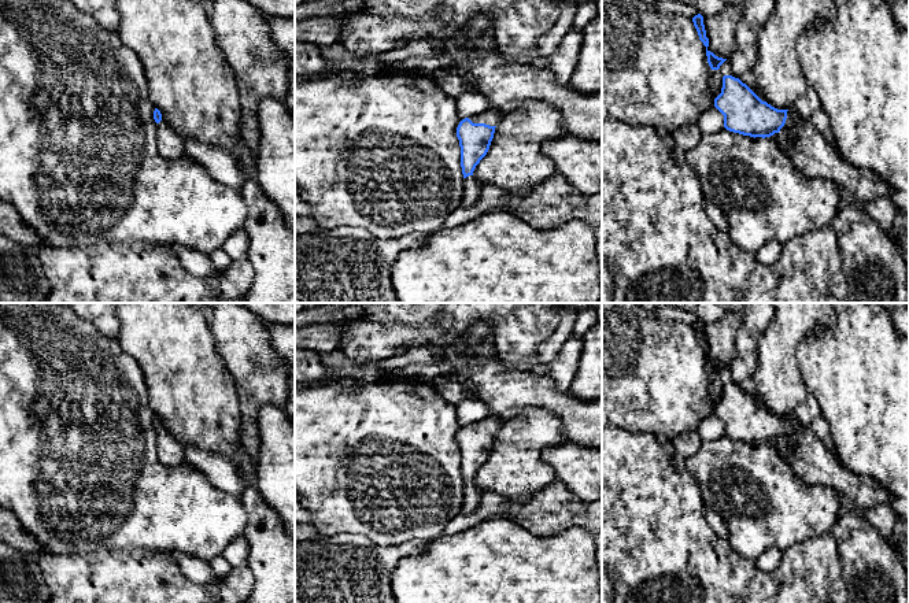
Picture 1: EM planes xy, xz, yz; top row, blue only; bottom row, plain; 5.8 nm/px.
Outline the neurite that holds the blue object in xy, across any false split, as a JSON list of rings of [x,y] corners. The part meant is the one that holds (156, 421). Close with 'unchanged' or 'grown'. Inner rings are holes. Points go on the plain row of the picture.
[[[158,415],[154,418],[158,432],[158,459],[166,466],[180,466],[185,462],[184,447],[166,430]]] | grown

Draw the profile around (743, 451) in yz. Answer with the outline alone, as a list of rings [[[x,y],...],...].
[[[727,436],[716,441],[703,441],[699,452],[686,459],[686,469],[696,477],[703,502],[725,524],[732,550],[754,562],[769,548],[784,551],[792,544],[831,533],[839,518],[838,491],[828,485],[805,482],[781,456],[777,440],[765,445],[754,445]]]

